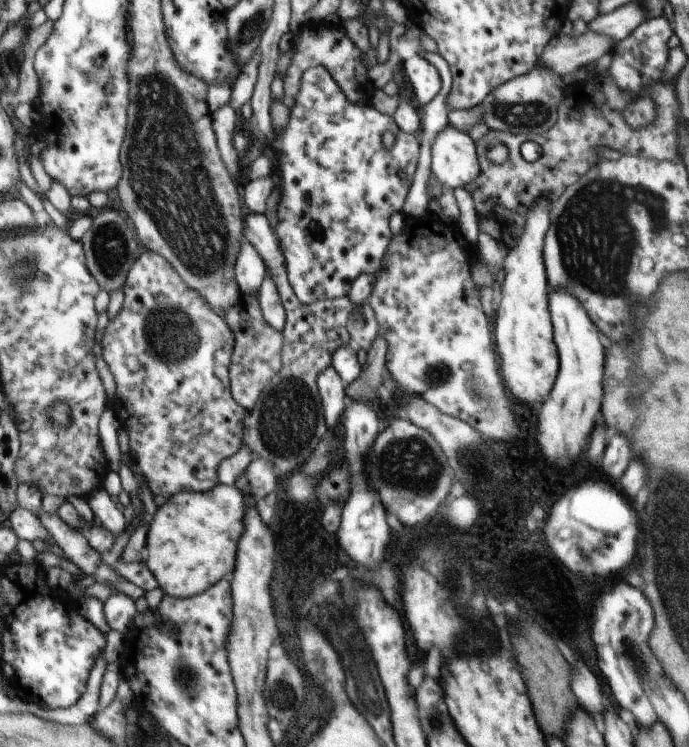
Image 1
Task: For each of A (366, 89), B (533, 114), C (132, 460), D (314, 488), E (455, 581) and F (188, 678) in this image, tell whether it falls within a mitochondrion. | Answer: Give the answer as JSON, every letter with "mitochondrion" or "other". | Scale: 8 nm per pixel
{"A":"other","B":"mitochondrion","C":"other","D":"other","E":"mitochondrion","F":"mitochondrion"}

